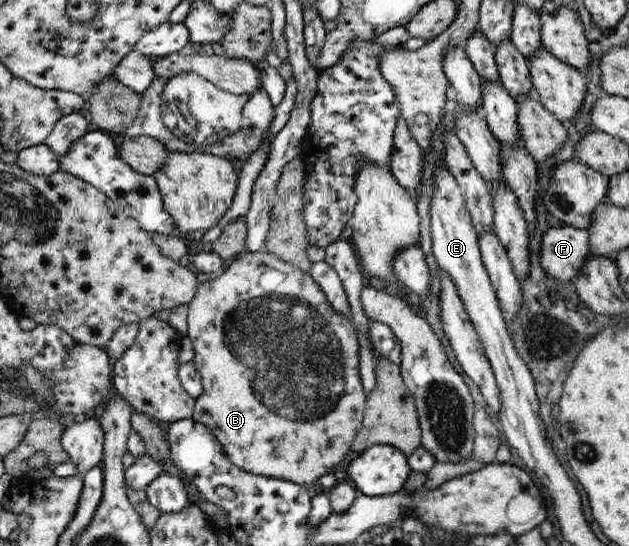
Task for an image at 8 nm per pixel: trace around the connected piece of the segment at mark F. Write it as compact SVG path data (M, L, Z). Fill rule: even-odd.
M570 225L567 228L545 230L539 249L541 268L557 280L573 280L581 272L587 256L592 254L588 229Z

